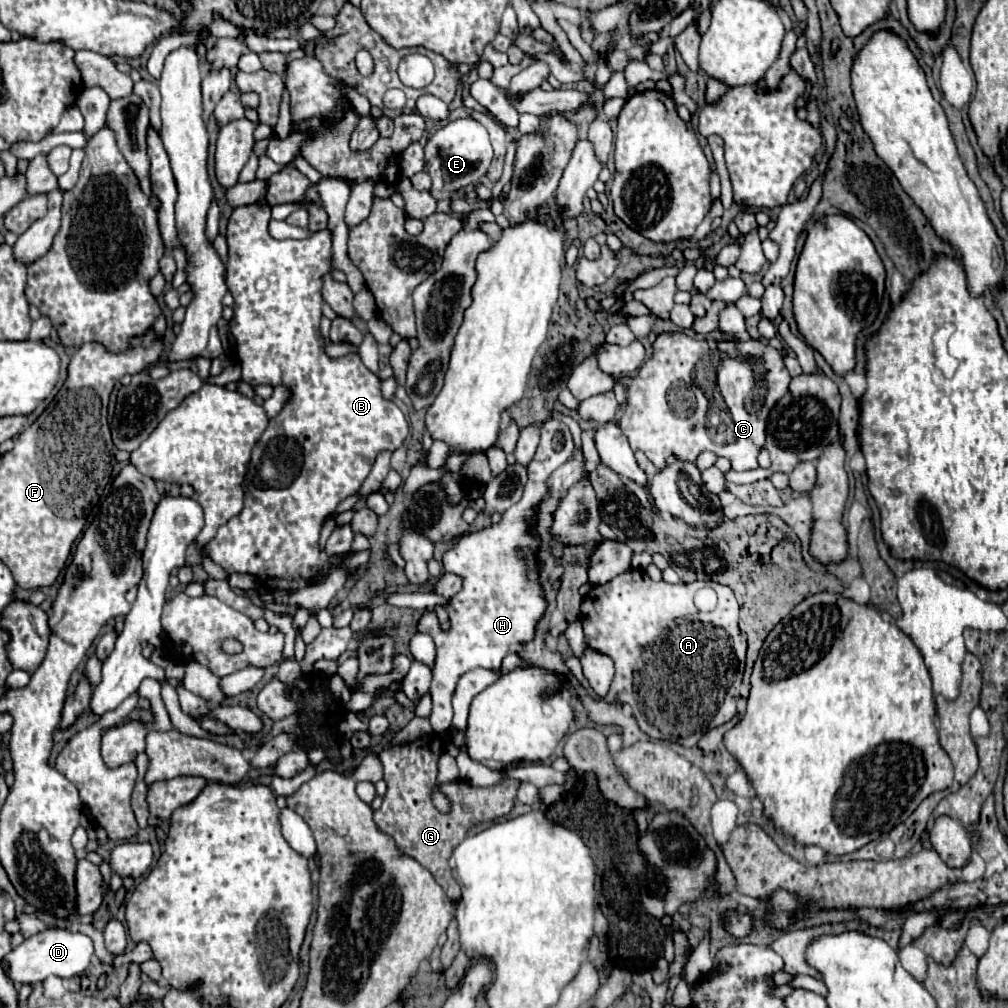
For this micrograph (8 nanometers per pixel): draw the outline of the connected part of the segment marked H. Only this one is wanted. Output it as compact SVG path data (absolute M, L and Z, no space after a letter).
M554 417L546 419L542 425L538 451L528 467L530 479L524 489L524 497L504 513L498 525L490 525L472 535L462 535L456 541L456 547L444 553L444 571L456 573L464 579L462 591L454 595L448 605L452 627L450 631L442 631L436 613L424 613L418 625L418 629L422 633L428 633L436 643L436 659L432 671L434 679L430 687L430 725L436 733L448 731L452 725L450 697L460 675L474 667L498 669L500 661L510 653L510 649L534 637L534 629L546 609L546 601L538 585L538 543L528 533L528 529L530 521L534 519L534 507L544 499L548 491L546 479L552 475L554 469L568 461L570 453L572 435L568 427Z

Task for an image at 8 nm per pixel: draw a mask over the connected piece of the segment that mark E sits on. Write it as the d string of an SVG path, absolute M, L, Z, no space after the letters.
M464 117L448 123L446 127L438 129L424 147L426 153L426 167L424 171L432 177L432 197L452 199L460 187L470 185L474 179L482 177L492 163L492 145L488 141L488 131L474 119Z

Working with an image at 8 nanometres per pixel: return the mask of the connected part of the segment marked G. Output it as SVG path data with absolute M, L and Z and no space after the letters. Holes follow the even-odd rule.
M438 735L420 737L412 743L390 747L388 751L382 751L378 757L384 767L384 781L388 785L388 791L384 795L382 807L376 811L376 823L384 833L390 833L400 847L402 853L414 857L418 863L422 863L426 869L430 869L436 877L436 881L444 887L446 895L452 901L460 899L460 887L456 879L452 877L452 869L448 867L448 859L454 851L454 847L466 837L470 827L482 821L494 821L498 817L504 817L512 811L516 801L516 791L520 787L520 781L506 779L504 783L498 783L494 787L472 787L466 781L452 781L452 783L438 783L438 757L444 753L444 741ZM440 789L448 801L450 811L440 813L432 803L432 791Z

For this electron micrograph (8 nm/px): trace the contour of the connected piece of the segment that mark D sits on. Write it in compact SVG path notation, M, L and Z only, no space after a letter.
M44 929L30 939L26 939L22 945L12 949L4 957L4 967L8 977L14 983L26 983L26 985L36 985L42 983L46 977L56 975L56 977L74 977L82 973L92 959L94 947L92 939L82 933L70 933L64 929Z

